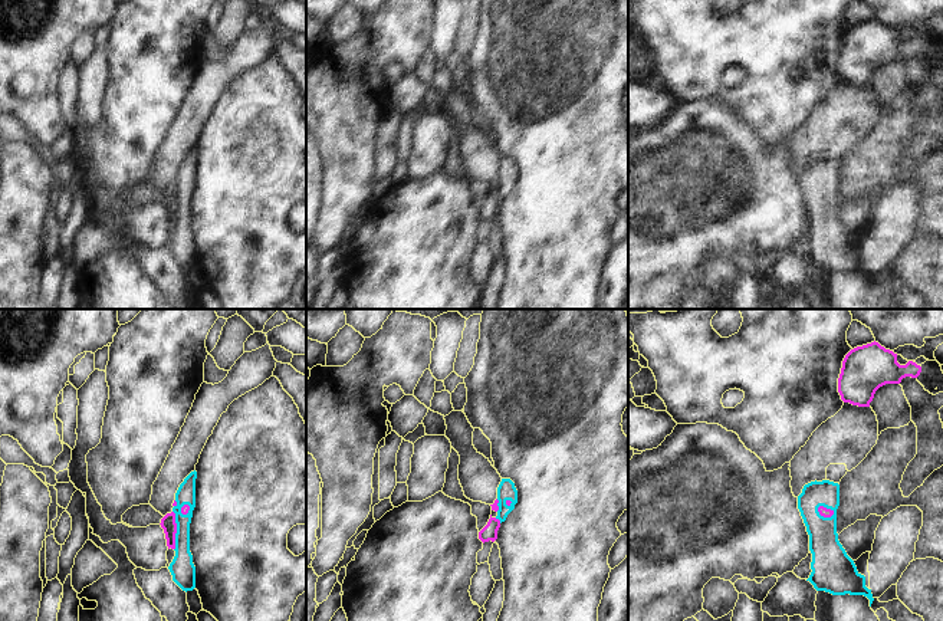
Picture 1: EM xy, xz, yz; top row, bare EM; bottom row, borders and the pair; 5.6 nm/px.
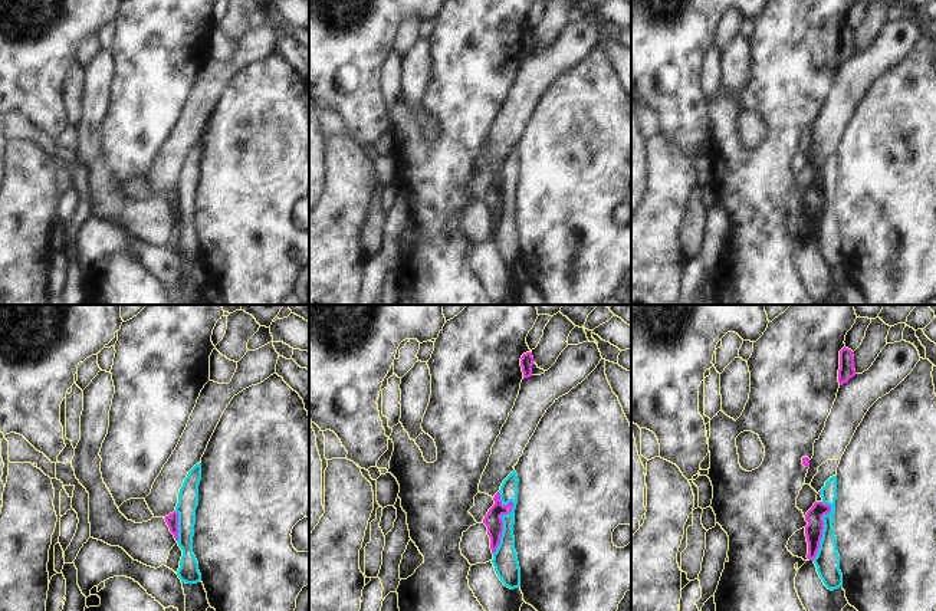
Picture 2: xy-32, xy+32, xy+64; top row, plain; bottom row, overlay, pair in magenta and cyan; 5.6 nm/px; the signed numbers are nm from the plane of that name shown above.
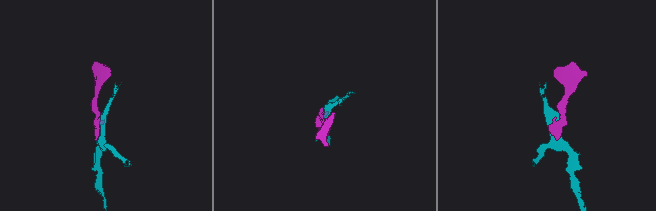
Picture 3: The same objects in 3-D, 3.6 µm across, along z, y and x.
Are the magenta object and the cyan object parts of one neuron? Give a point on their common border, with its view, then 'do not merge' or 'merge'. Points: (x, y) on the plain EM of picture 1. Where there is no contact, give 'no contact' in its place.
xy (176, 209) | do not merge

